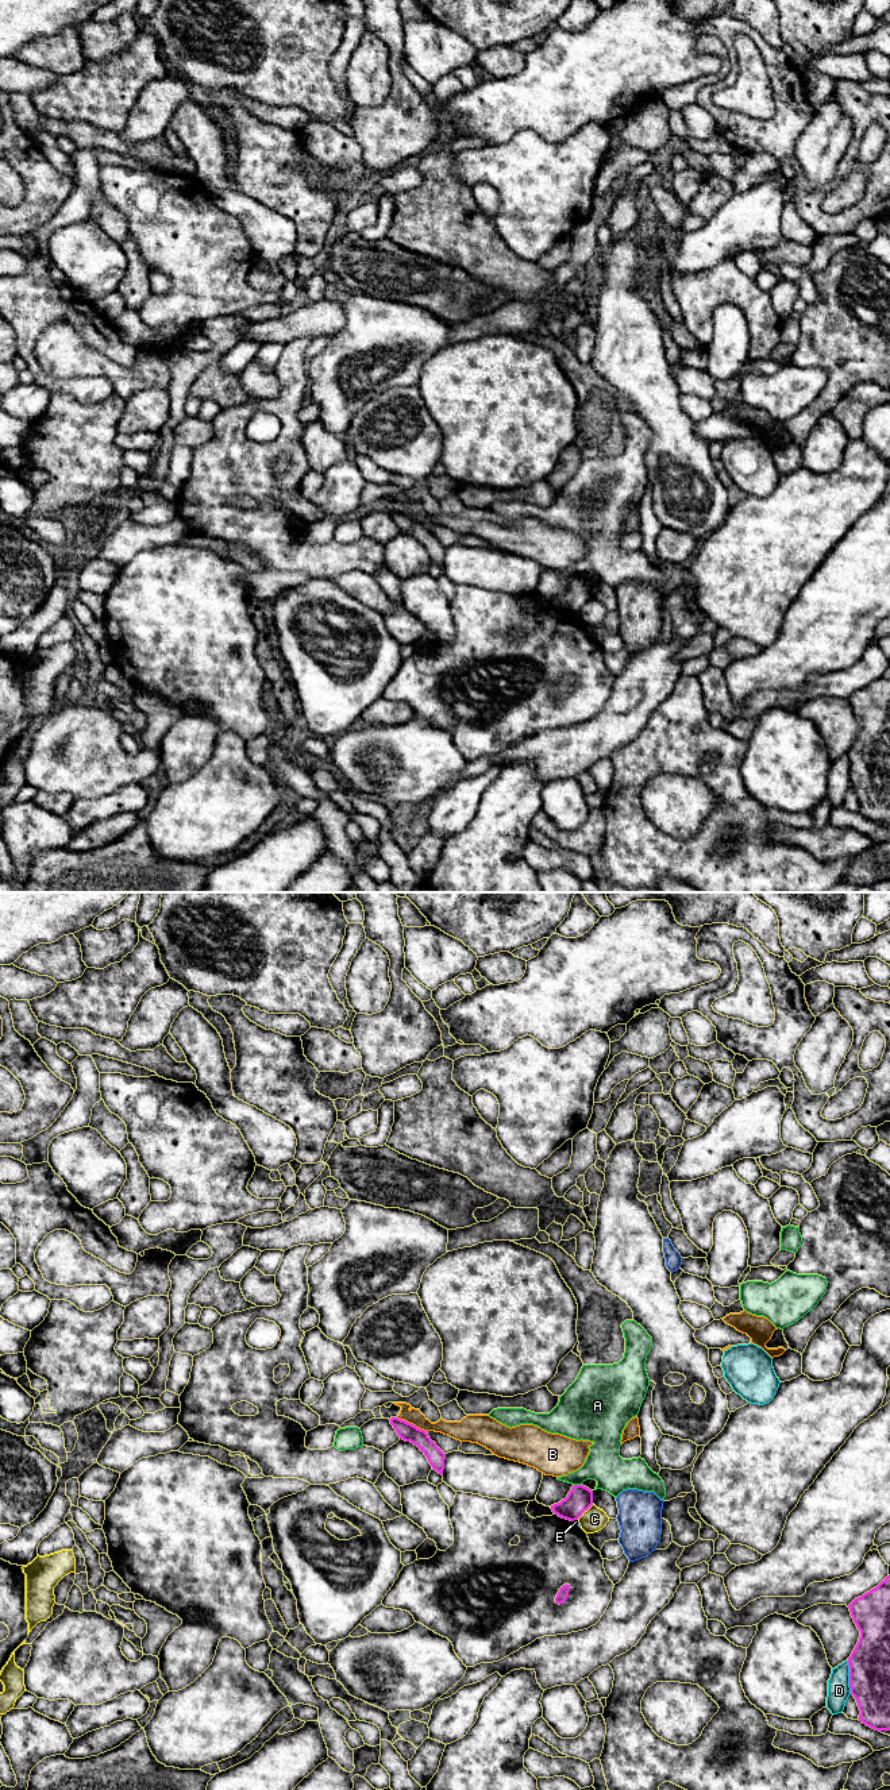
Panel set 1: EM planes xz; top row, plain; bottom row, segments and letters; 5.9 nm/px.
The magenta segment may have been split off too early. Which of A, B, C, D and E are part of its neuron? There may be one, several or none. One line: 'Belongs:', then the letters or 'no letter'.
Belongs: no letter

